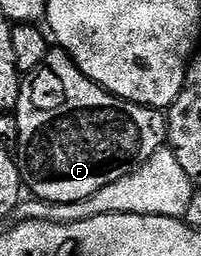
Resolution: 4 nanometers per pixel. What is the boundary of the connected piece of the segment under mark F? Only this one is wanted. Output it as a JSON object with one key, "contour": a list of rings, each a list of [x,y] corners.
{"contour":[[[51,51],[44,59],[44,63],[40,63],[40,67],[36,67],[36,71],[25,74],[22,78],[22,90],[20,91],[20,103],[16,110],[18,118],[18,126],[20,127],[20,139],[16,156],[19,165],[22,166],[22,179],[27,190],[30,189],[35,198],[39,201],[51,201],[52,203],[76,203],[80,199],[88,199],[88,195],[96,195],[96,191],[108,187],[108,183],[116,183],[116,179],[124,179],[124,175],[128,175],[132,171],[136,171],[145,163],[146,158],[150,157],[160,148],[167,144],[166,127],[168,117],[165,112],[157,109],[149,109],[143,105],[137,105],[131,101],[120,99],[116,95],[112,95],[106,89],[102,89],[92,79],[88,79],[82,74],[76,66],[74,60],[66,53],[61,51]]]}

